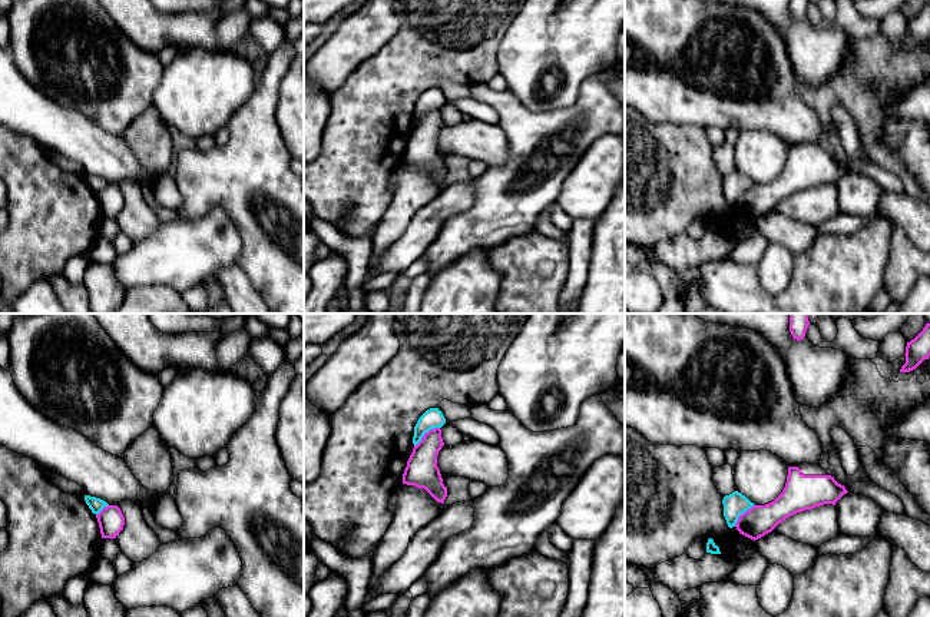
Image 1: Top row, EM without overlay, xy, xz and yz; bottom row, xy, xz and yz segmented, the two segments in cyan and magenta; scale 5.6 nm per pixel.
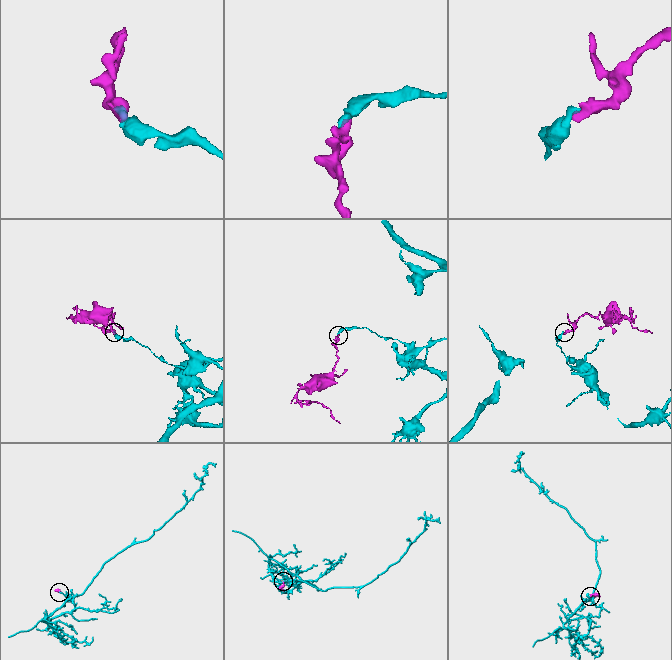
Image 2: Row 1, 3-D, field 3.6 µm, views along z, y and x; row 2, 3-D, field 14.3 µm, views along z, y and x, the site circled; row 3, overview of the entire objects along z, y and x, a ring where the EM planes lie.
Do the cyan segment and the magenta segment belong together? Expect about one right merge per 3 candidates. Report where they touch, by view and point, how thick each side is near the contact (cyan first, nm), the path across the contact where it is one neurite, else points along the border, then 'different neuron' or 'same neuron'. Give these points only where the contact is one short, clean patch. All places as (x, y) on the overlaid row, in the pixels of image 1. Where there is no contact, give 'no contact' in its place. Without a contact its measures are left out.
xz (424, 433) | 110/190 nm | along xz (439, 427), (430, 428), (414, 447) | different neuron

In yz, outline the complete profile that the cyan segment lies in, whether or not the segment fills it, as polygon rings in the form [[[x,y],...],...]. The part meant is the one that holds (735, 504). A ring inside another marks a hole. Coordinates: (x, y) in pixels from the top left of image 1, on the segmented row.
[[[738,491],[725,495],[722,504],[724,504],[724,517],[729,528],[735,527],[741,514],[744,514],[745,511],[748,511],[751,507],[755,505]]]

